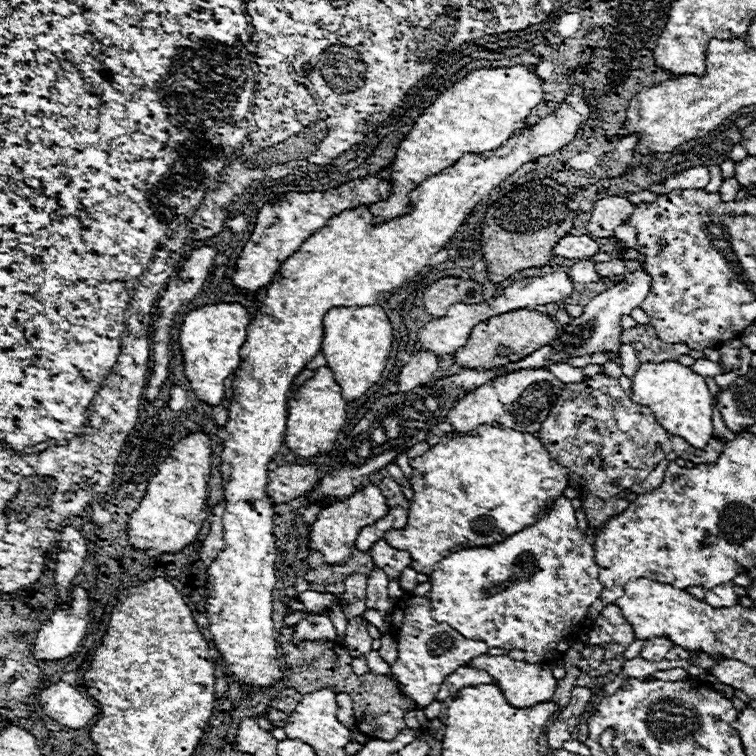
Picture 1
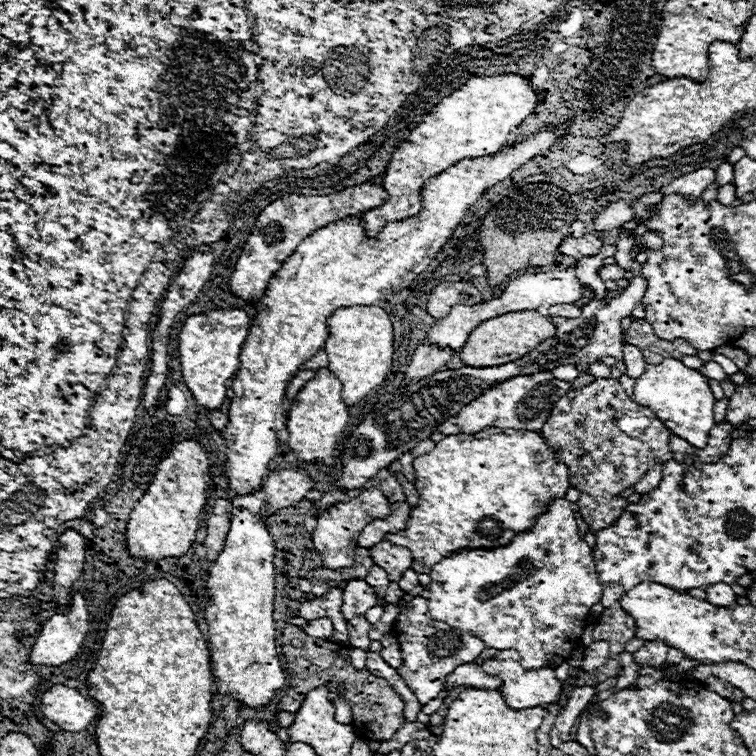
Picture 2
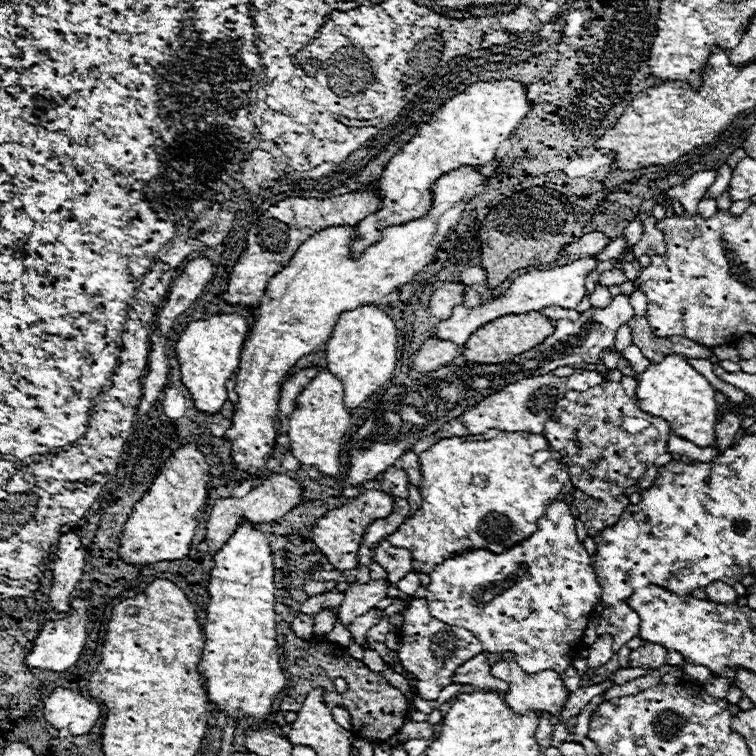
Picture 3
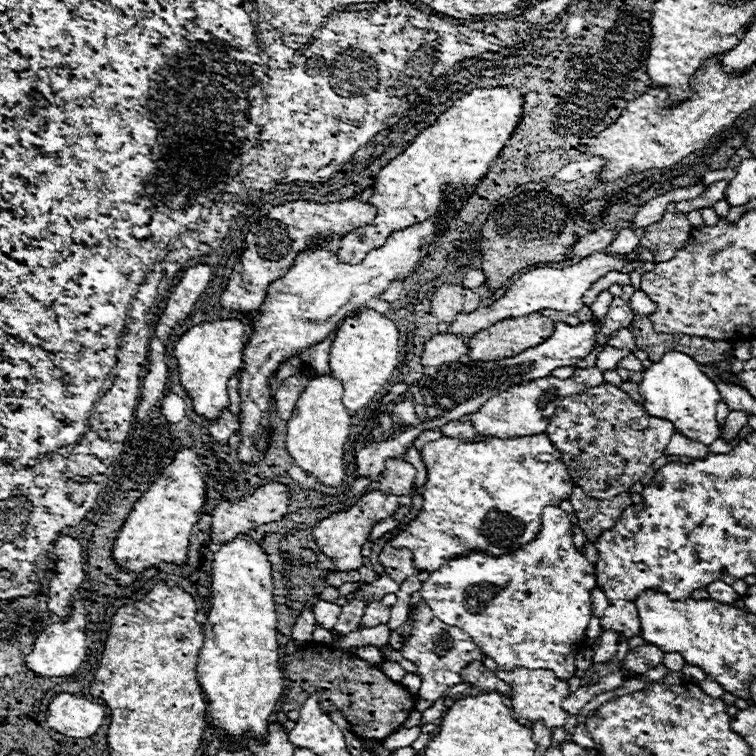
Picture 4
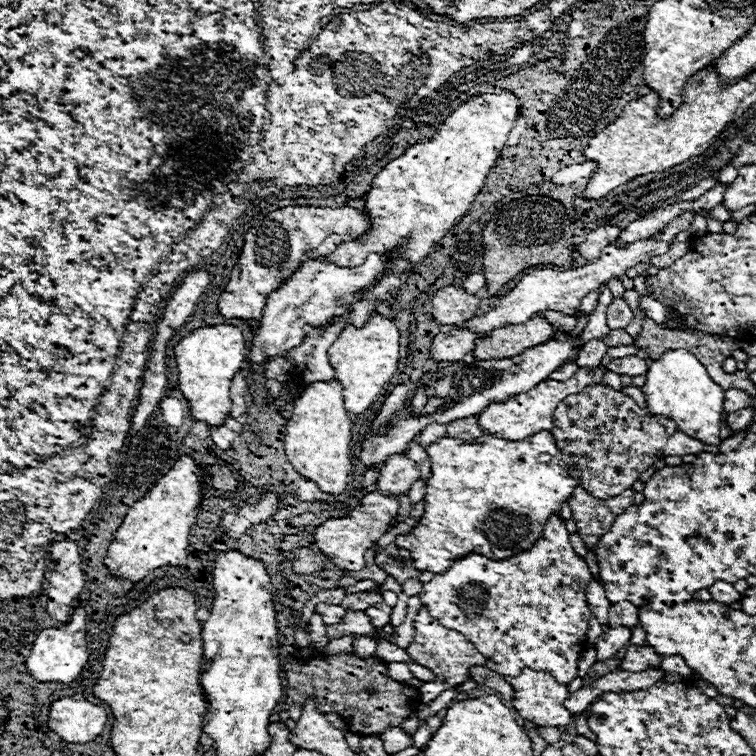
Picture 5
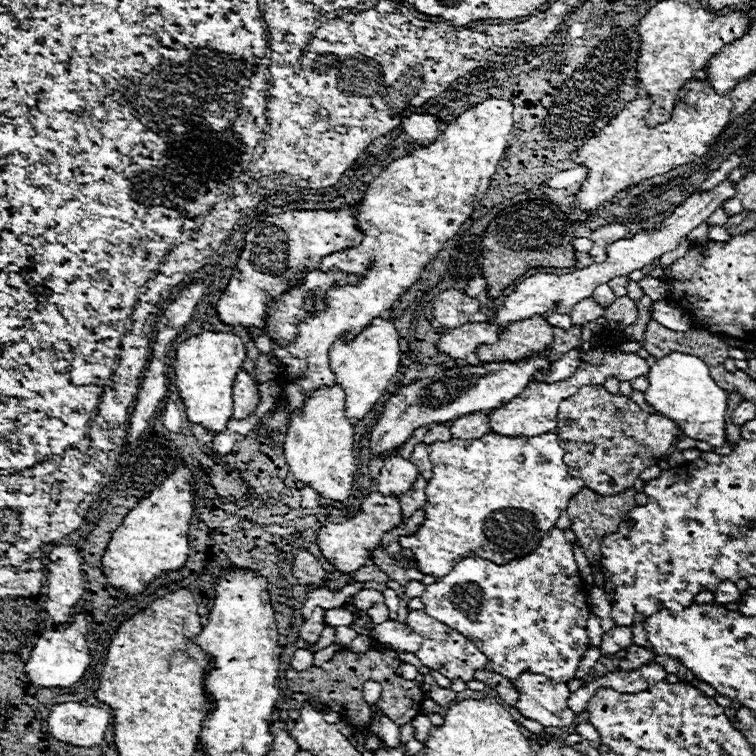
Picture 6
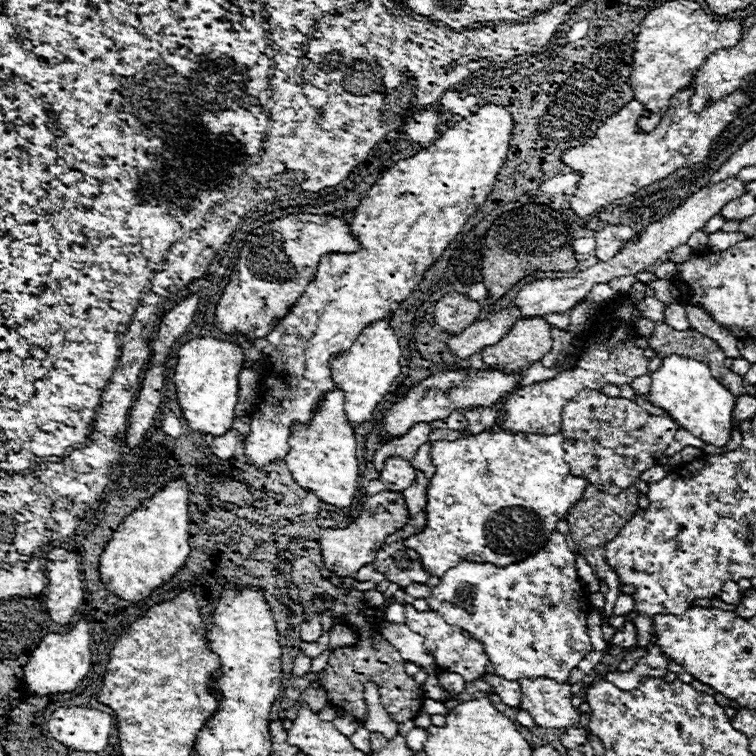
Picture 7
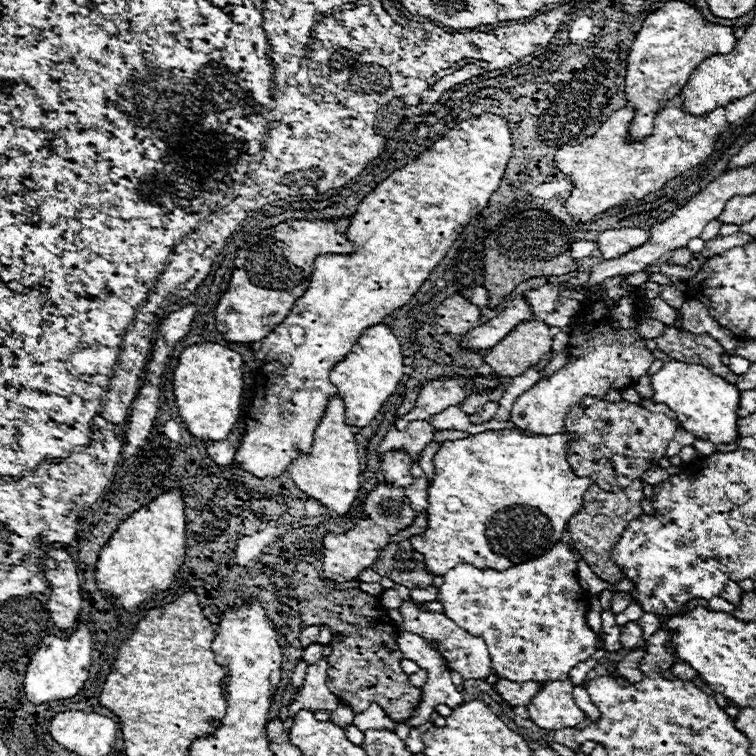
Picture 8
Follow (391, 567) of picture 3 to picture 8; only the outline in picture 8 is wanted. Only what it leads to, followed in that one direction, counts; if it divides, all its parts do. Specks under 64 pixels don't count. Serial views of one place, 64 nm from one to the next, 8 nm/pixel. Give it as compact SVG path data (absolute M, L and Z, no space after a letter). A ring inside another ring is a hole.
M408 540L388 544L372 564L372 570L406 588L428 588L434 580L434 574L426 570L424 556L416 552Z

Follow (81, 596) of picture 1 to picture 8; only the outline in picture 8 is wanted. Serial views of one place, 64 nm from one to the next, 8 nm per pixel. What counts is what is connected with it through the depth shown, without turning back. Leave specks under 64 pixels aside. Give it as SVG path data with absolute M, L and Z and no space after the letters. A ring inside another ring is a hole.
M80 624L78 630L68 638L46 636L40 642L36 654L30 658L30 664L28 664L26 674L24 674L26 698L32 704L46 704L52 700L74 698L82 690L84 682L88 680L90 648L92 648L92 638L90 638L90 632L84 624Z

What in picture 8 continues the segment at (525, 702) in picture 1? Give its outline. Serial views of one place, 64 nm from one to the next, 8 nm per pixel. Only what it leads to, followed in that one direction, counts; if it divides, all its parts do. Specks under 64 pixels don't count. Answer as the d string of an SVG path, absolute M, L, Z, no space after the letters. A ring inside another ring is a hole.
M570 680L544 684L544 688L528 704L530 720L544 730L574 728L582 724L586 714L576 706L572 690L574 684Z

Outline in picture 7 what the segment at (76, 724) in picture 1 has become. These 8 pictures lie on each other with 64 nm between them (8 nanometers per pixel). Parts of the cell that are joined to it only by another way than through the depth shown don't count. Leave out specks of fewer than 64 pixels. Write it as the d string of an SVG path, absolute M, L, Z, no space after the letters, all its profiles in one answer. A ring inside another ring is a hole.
M58 708L48 720L50 736L64 746L80 752L102 752L108 746L114 718L94 708Z

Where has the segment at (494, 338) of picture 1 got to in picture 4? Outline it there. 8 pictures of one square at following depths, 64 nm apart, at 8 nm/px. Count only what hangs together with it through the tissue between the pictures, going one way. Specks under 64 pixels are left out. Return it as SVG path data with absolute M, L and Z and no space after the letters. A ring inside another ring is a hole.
M540 312L524 316L522 320L502 320L494 328L486 328L470 338L472 360L500 360L512 358L526 348L542 344L554 332L554 322Z

